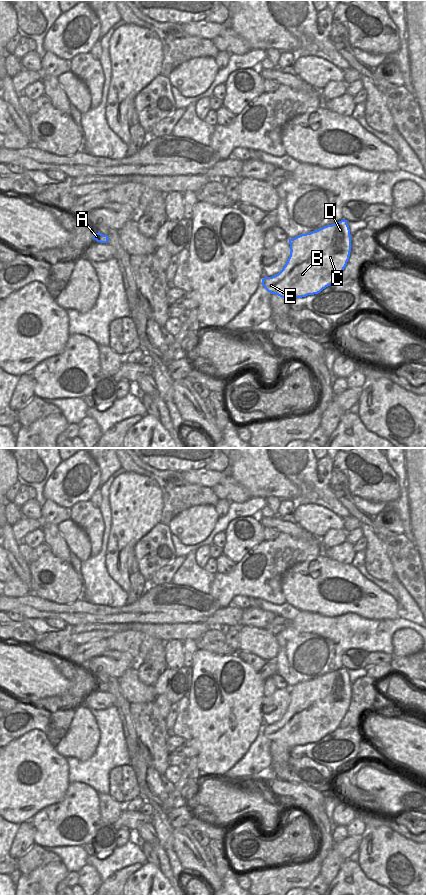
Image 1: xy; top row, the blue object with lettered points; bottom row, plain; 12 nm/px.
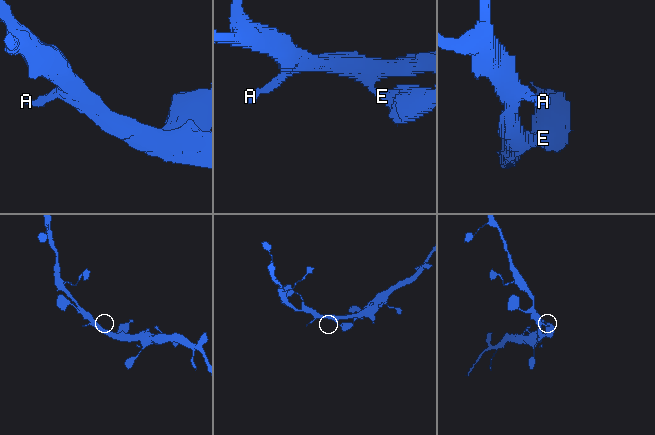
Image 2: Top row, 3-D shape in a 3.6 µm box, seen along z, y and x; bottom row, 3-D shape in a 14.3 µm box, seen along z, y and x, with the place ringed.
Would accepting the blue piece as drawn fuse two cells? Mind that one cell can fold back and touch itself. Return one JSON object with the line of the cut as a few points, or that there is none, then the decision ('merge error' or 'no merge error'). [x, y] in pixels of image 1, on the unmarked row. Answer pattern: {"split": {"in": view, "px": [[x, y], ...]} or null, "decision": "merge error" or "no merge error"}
{"split": null, "decision": "no merge error"}

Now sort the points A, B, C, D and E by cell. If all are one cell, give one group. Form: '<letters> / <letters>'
A B C D E

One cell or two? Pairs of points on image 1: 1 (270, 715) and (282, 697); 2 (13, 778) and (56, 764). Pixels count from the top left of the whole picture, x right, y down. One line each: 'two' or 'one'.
1: one
2: one

